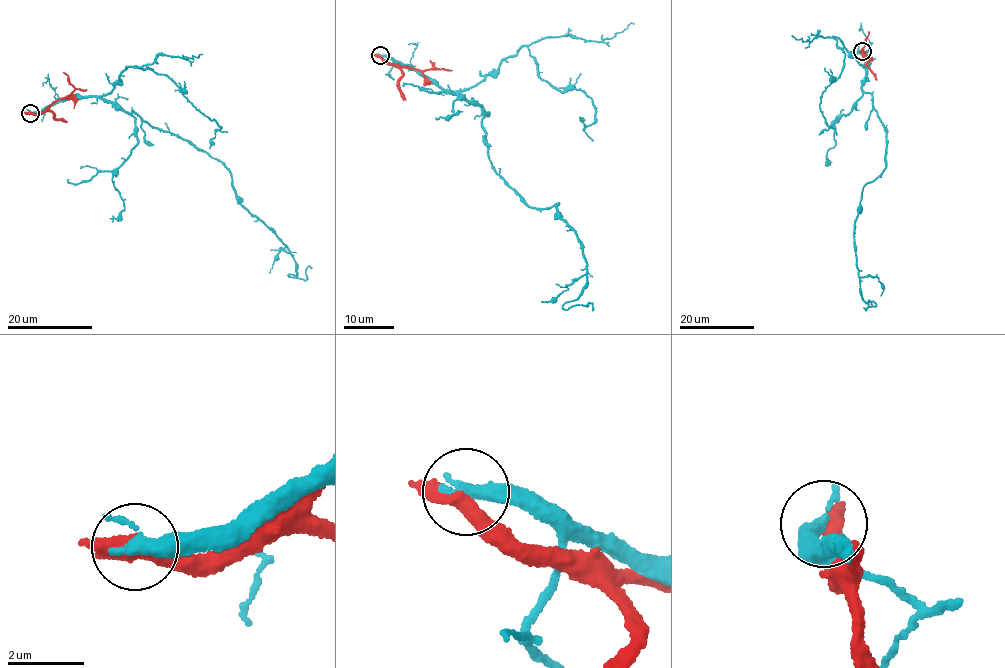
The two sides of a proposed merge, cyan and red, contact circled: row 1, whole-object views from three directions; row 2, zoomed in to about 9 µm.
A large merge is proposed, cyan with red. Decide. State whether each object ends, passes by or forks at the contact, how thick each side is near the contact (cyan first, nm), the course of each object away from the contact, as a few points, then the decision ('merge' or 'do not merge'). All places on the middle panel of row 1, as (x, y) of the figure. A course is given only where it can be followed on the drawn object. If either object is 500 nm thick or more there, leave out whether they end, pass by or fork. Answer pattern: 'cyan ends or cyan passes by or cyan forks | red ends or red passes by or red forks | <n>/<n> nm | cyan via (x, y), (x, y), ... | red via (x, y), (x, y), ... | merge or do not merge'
cyan passes by | red passes by | 320/400 nm | cyan via (380, 56), (481, 106), (493, 167), (527, 204), (558, 204), (579, 241), (587, 283), (563, 306), (592, 311) | red via (380, 56), (415, 70), (436, 69), (429, 60) | do not merge

